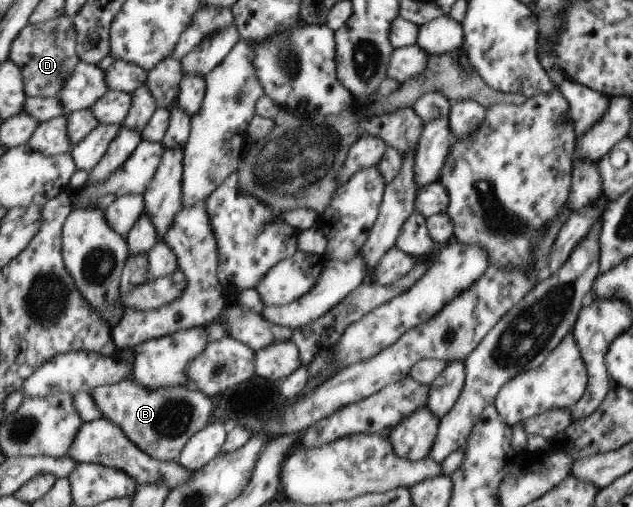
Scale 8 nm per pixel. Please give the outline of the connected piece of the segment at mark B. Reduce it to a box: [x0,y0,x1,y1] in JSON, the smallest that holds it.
[89,379,213,461]

